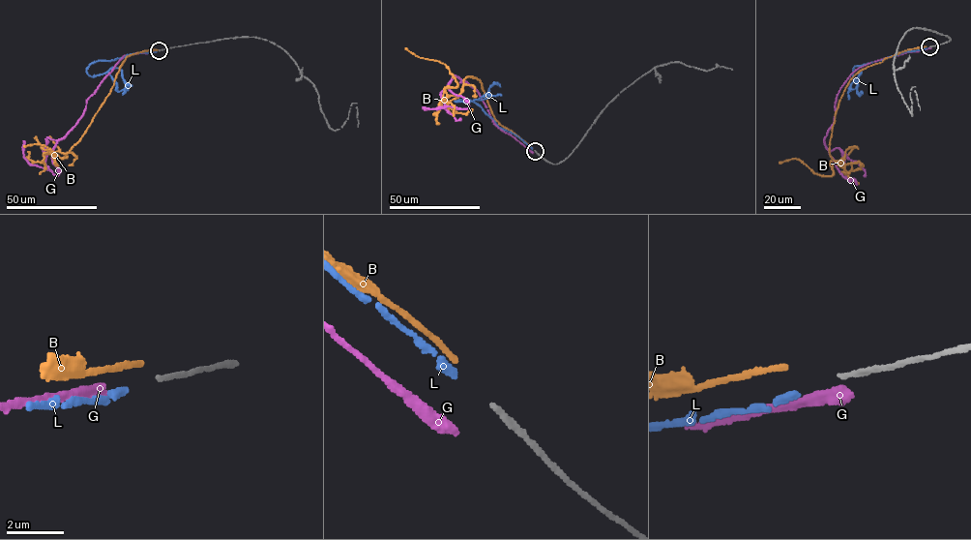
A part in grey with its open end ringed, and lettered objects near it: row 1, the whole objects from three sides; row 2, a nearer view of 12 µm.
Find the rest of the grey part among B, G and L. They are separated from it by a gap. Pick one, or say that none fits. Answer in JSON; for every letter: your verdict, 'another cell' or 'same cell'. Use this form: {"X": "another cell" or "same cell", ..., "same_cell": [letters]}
{"B": "another cell", "G": "another cell", "L": "same cell", "same_cell": ["L"]}

